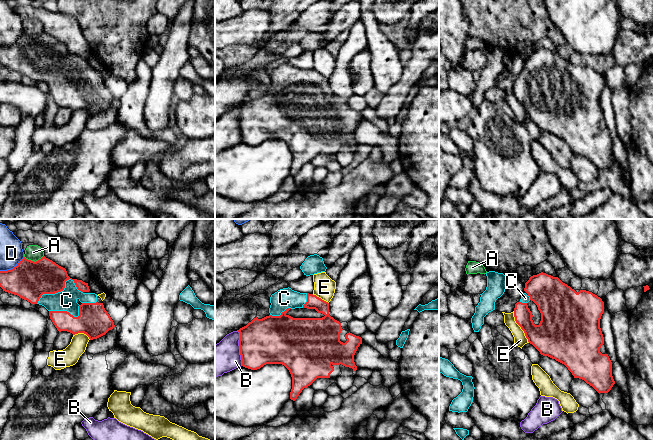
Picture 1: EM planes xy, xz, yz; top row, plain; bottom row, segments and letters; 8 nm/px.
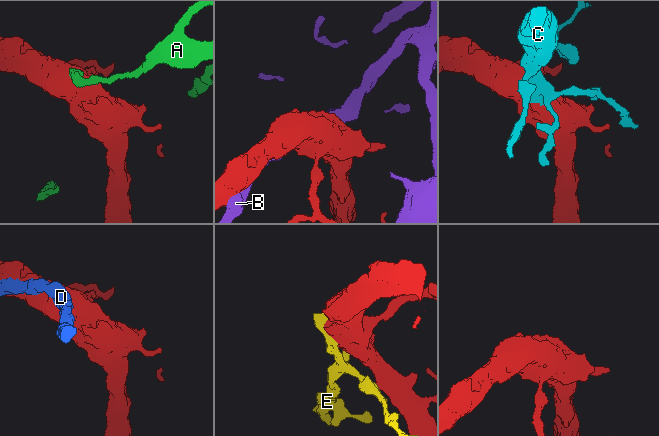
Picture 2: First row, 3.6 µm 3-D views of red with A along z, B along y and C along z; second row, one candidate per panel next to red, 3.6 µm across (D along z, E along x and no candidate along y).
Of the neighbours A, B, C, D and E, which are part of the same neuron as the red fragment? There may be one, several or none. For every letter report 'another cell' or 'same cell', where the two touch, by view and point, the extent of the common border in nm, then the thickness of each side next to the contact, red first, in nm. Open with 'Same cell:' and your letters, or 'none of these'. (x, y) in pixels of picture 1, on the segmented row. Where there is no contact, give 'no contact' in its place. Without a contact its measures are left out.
Same cell: C
A: another cell; contact xy (33, 261); length 160 nm; calibres 320 and 130 nm
B: another cell; contact xz (240, 348); length 300 nm; calibres 380 and 260 nm
C: same cell; contact xy (62, 290); length 380 nm; calibres 280 and 170 nm
D: another cell; contact xy (13, 268); length 240 nm; calibres 320 and 190 nm
E: another cell; contact yz (520, 326); length 280 nm; calibres 280 and 100 nm

